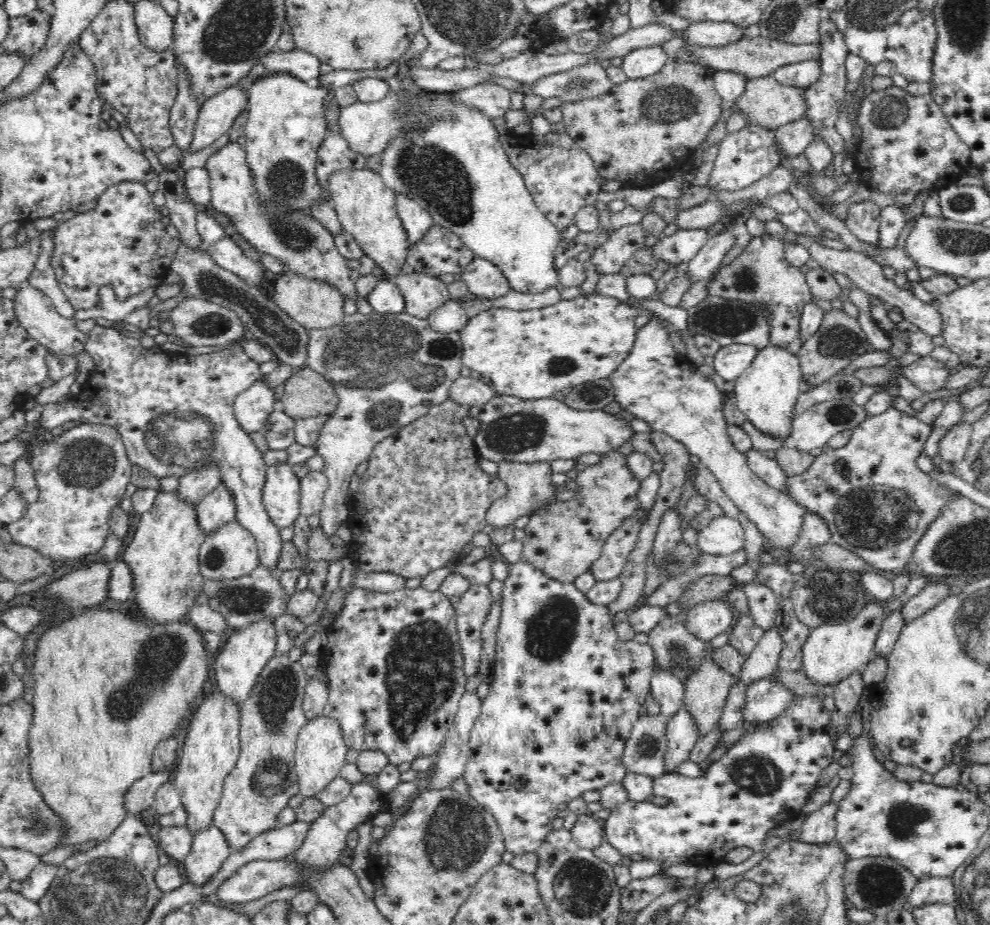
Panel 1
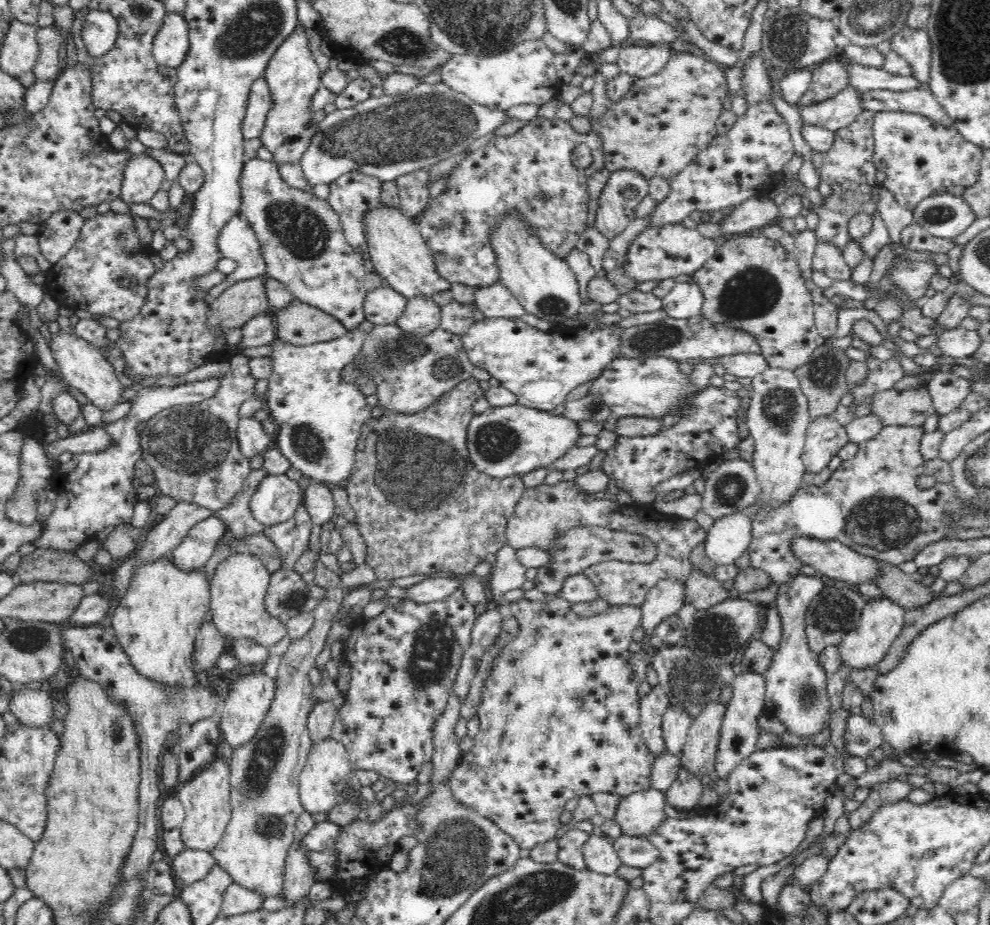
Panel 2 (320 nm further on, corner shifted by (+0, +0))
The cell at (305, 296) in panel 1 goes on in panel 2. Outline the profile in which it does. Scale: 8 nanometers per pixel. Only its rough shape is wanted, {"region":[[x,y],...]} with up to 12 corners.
{"region":[[297,299],[277,315],[275,336],[292,345],[347,332],[332,315]]}

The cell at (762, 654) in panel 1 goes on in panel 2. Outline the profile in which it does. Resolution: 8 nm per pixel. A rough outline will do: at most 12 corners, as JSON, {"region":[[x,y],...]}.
{"region":[[740,673],[721,724],[715,759],[728,781],[759,751],[765,675]]}

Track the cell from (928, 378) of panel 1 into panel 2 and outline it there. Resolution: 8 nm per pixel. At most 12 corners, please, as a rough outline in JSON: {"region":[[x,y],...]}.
{"region":[[950,367],[932,370],[924,386],[935,413],[961,409],[971,380]]}

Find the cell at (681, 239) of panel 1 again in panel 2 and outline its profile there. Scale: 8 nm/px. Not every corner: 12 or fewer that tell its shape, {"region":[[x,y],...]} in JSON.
{"region":[[682,222],[652,225],[622,267],[636,285],[694,275],[714,239]]}

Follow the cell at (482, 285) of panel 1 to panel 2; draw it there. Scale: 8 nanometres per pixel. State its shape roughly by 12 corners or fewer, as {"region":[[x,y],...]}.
{"region":[[500,282],[477,291],[485,319],[521,318],[525,309]]}

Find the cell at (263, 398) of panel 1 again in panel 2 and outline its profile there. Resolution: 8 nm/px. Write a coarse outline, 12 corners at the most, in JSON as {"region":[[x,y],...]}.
{"region":[[254,417],[239,420],[237,437],[246,458],[274,441]]}

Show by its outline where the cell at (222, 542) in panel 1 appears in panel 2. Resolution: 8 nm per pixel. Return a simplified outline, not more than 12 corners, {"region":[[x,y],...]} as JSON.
{"region":[[233,554],[210,581],[210,613],[227,640],[272,648],[287,634],[266,611],[271,572]]}

